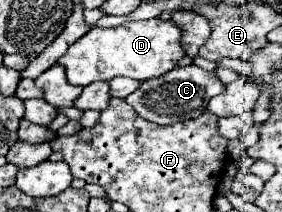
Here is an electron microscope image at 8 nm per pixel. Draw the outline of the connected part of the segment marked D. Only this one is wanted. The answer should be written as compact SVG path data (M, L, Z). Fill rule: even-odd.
M148 19L148 21L128 21L114 29L92 27L82 39L72 43L68 51L58 59L64 67L70 85L86 87L94 81L110 81L112 77L132 77L146 81L160 77L176 67L184 57L180 47L180 29L172 21Z

